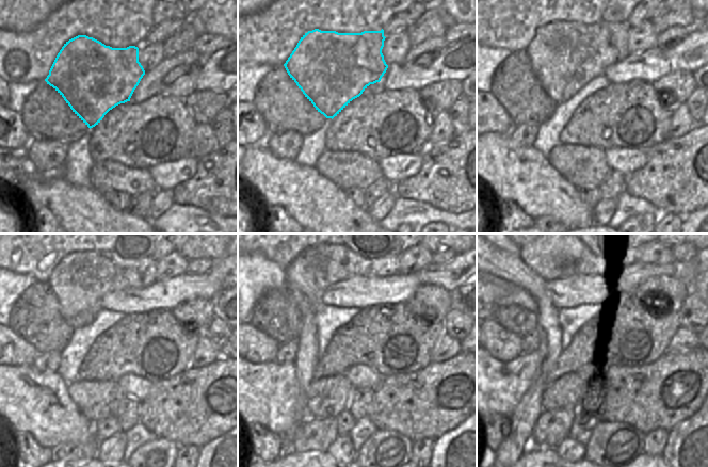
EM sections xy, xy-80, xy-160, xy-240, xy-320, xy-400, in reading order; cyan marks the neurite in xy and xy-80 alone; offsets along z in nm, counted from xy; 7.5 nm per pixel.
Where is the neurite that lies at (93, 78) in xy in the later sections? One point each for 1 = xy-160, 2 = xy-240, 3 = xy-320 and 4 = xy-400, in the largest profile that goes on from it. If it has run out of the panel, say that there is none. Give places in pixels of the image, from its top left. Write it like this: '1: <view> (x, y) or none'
1: xy-160 (564, 57)
2: xy-240 (80, 280)
3: xy-320 (318, 268)
4: xy-400 (589, 263)

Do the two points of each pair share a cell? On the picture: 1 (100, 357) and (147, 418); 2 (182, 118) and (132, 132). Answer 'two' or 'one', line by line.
1: two
2: one

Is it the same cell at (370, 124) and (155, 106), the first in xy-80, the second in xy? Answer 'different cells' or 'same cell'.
same cell

